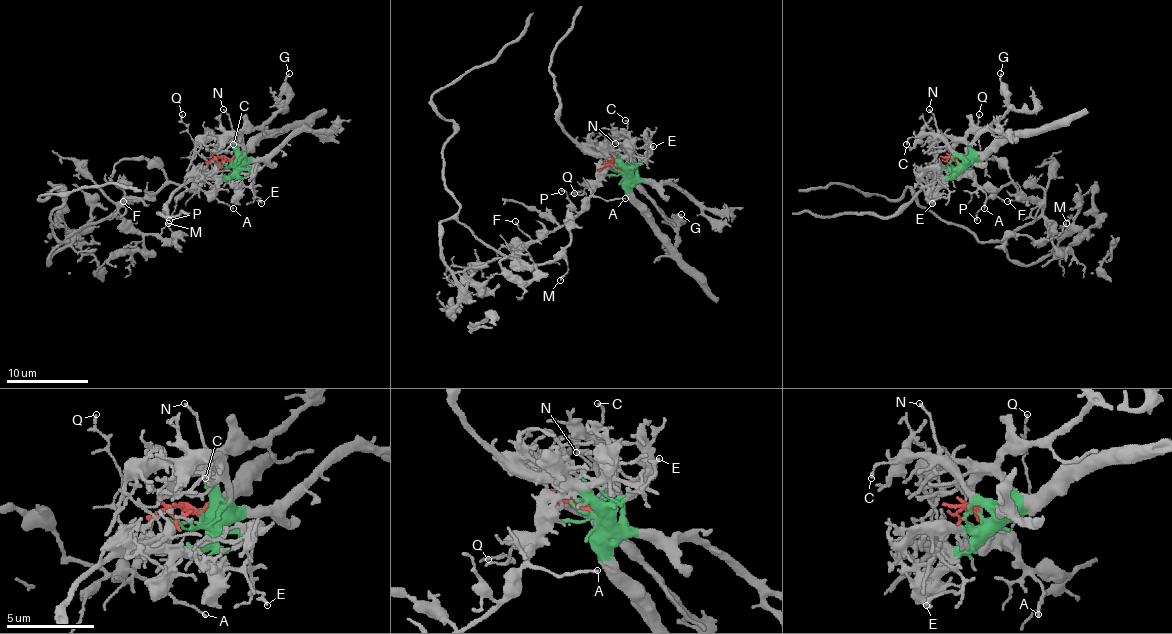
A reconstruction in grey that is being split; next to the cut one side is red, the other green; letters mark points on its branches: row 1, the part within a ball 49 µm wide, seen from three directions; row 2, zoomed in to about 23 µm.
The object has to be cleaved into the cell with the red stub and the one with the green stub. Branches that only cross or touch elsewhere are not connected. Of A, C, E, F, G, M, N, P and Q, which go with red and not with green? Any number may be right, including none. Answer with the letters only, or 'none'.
A, F, M, P, Q

